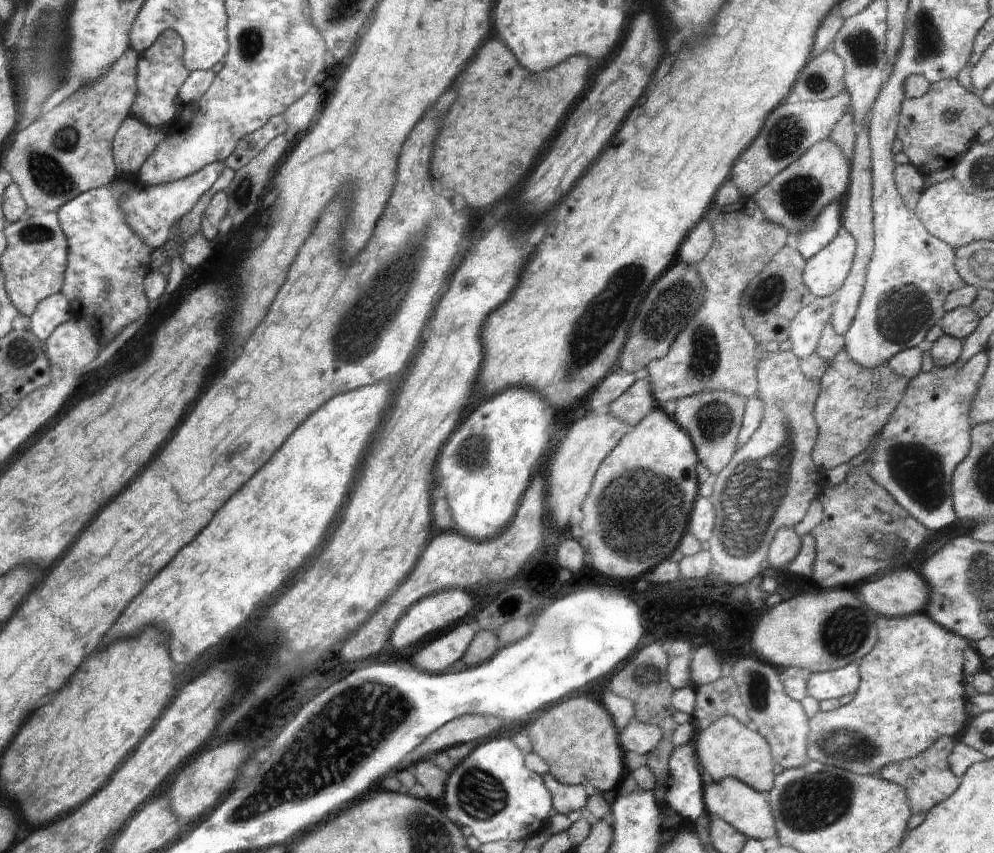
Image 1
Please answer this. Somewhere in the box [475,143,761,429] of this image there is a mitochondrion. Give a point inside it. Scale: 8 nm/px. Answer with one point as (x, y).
(612, 306)

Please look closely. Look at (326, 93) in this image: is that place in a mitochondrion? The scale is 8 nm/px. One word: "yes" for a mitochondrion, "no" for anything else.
no

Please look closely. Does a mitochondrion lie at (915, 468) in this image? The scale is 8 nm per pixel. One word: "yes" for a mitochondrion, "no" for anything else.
yes

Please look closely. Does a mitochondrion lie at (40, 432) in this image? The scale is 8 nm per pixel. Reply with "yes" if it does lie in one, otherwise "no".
no

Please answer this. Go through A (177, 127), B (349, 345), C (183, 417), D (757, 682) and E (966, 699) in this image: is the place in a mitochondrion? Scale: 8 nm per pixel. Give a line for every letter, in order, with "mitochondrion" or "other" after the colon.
A: other
B: mitochondrion
C: other
D: mitochondrion
E: other

